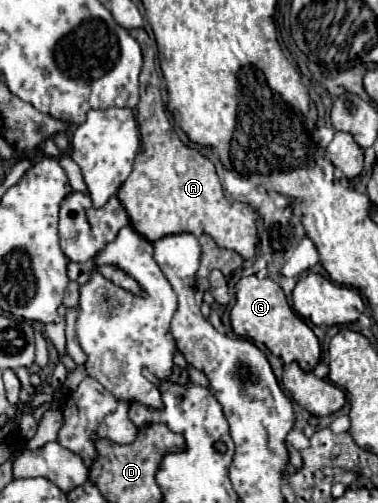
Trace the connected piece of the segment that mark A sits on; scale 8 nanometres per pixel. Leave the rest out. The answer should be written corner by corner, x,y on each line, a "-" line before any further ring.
132,29
130,35
140,43
144,55
140,73
140,103
136,107
136,119
144,149
136,155
132,173
118,189
118,199
126,207
132,219
132,227
148,241
158,241
174,233
200,235
204,231
212,235
212,239
216,239
220,247
232,249
244,259
252,259
258,243
256,211
248,203
228,201
216,177
214,163
208,161
198,149
188,147
180,141
166,117
162,103
160,77
154,67
156,43
144,29

